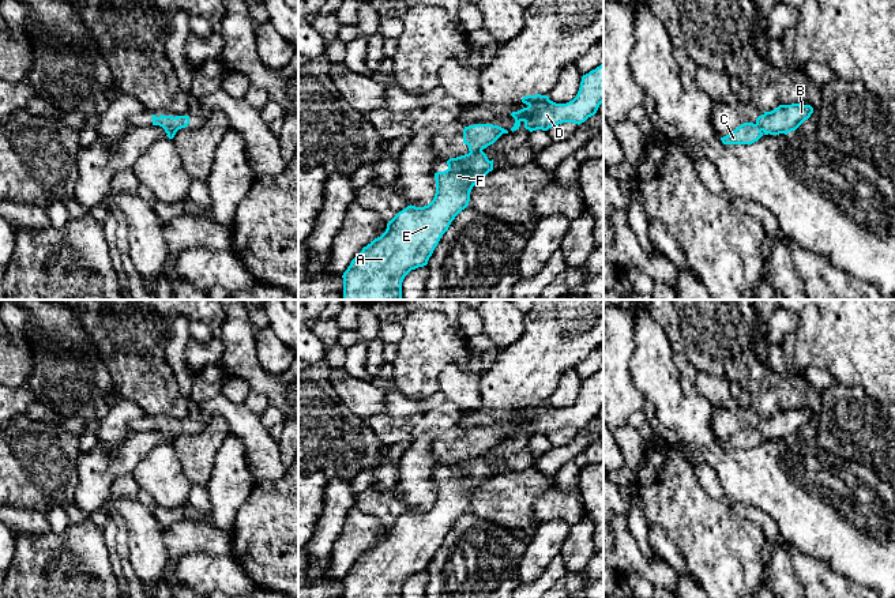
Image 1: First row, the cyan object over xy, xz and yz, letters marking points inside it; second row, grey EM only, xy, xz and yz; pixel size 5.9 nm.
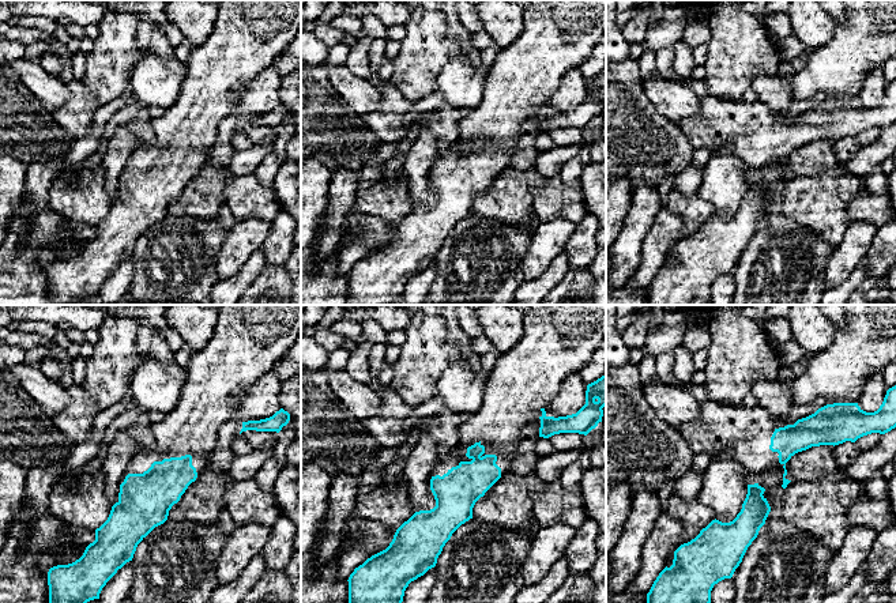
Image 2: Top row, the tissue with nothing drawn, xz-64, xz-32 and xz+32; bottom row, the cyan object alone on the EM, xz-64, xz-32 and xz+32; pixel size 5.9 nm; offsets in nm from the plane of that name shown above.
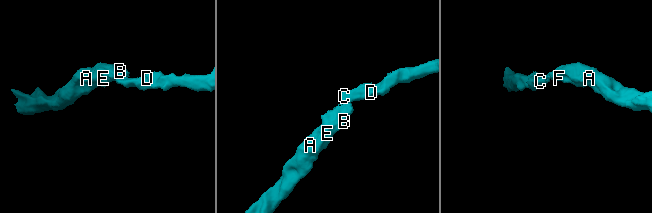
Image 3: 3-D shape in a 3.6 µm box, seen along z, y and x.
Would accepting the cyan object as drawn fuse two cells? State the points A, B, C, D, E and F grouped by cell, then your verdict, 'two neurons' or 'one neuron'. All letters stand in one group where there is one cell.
A B E F / C D; two neurons

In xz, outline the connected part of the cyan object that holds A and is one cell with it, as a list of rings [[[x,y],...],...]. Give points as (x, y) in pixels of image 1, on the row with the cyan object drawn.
[[[481,150],[447,161],[448,169],[435,173],[436,193],[424,207],[407,206],[388,223],[386,232],[371,241],[351,260],[343,272],[343,300],[402,300],[402,282],[405,277],[418,267],[428,264],[441,236],[448,230],[455,217],[469,206],[473,187],[493,170]]]

